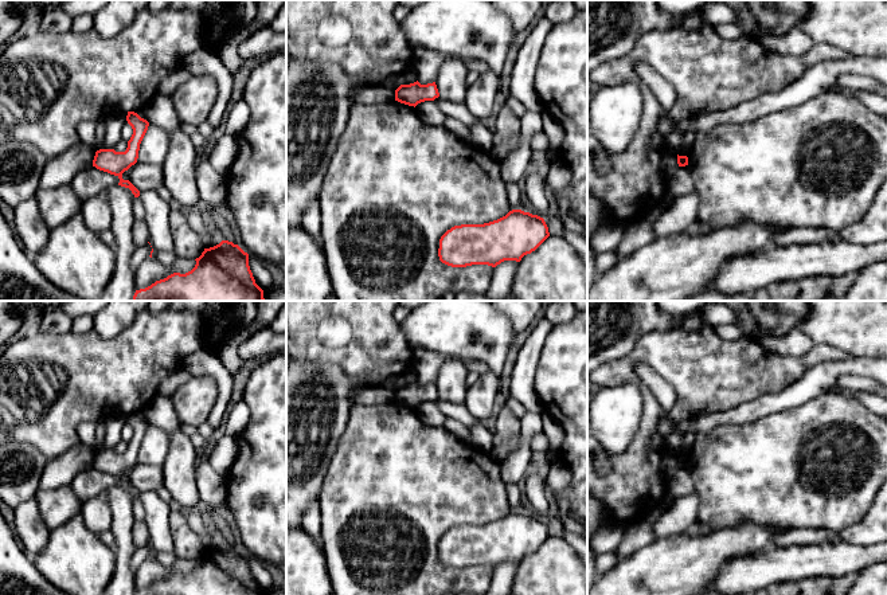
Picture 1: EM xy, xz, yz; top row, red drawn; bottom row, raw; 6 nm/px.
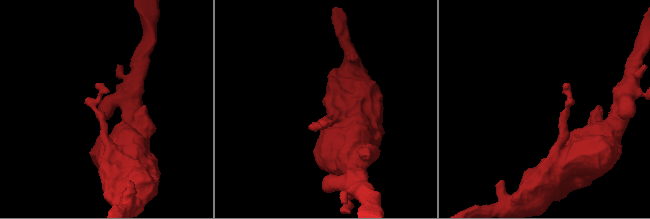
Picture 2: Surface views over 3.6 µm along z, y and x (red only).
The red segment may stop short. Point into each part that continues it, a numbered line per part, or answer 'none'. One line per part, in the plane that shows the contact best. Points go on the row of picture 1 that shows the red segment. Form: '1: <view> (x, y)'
none

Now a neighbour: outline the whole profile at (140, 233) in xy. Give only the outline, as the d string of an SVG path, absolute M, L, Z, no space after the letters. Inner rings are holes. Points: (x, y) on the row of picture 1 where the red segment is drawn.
M145 219L133 220L132 238L134 248L138 248L149 242L149 228Z

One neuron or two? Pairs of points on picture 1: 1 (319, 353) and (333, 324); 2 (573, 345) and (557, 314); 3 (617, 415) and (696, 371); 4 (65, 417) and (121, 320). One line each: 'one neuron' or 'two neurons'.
1: one neuron
2: two neurons
3: two neurons
4: two neurons

